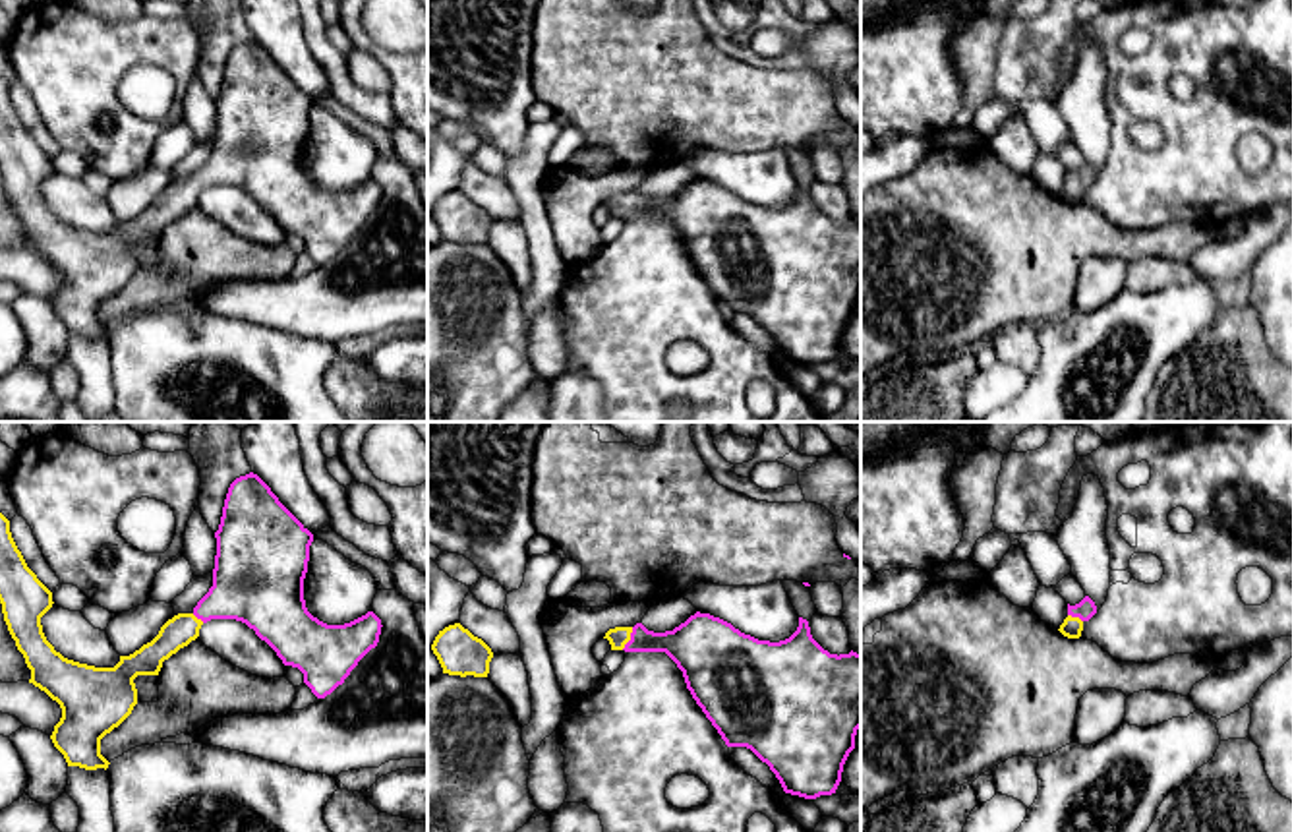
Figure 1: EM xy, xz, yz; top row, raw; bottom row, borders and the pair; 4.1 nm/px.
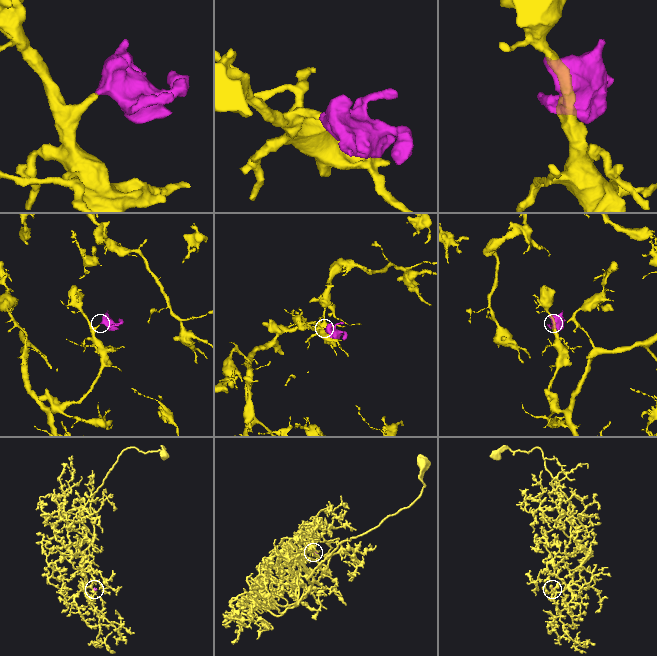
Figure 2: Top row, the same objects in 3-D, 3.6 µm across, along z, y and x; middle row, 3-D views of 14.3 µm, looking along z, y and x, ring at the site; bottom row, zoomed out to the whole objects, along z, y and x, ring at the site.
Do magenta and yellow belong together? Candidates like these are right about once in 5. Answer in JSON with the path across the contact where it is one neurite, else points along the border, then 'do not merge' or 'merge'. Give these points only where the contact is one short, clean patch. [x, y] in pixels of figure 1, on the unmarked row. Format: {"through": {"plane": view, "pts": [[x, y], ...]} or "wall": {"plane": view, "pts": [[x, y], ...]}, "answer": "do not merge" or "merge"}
{"through": {"plane": "xz", "pts": [[691, 211], [631, 206], [617, 204]]}, "answer": "merge"}

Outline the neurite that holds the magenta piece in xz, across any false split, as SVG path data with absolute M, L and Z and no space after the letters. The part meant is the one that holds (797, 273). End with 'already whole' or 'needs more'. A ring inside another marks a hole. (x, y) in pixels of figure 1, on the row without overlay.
M700 178L673 197L654 199L636 190L609 195L603 205L609 207L611 217L665 219L683 238L687 255L725 312L750 315L770 333L785 360L805 366L836 360L861 294L861 221L853 217L839 223L830 221L812 205L808 188L803 184L799 184L797 197L779 209L758 207L731 190Z; needs more

